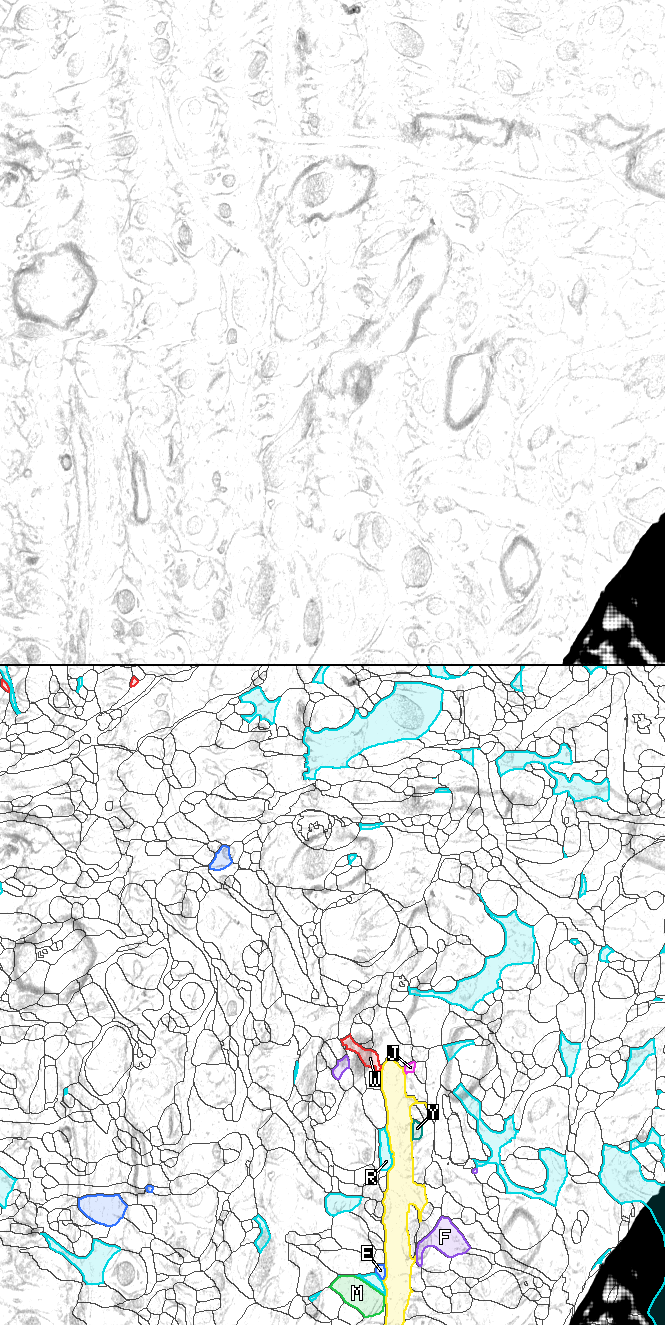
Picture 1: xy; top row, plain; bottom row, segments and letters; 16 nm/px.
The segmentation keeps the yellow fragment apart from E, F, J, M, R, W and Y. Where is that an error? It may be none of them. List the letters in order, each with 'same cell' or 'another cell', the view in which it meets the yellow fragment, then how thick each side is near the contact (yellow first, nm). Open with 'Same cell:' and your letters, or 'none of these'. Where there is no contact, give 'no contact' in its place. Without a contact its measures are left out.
Same cell: none of these
E: another cell | xy | 440/180 nm
F: another cell | xy | 420/160 nm
J: another cell | xy | 420/160 nm
M: another cell | xy | 400/460 nm
R: another cell | xy | 380/220 nm
W: another cell | xy | 420/280 nm
Y: another cell | xy | 420/190 nm

